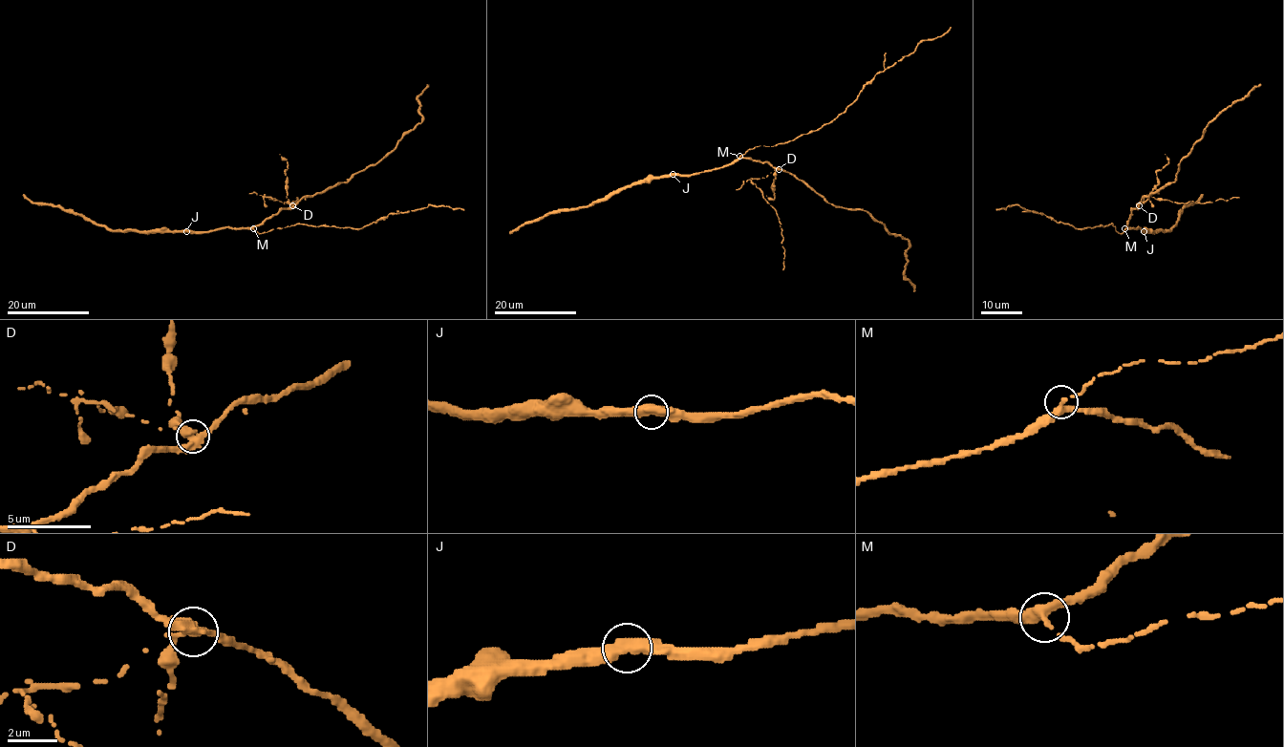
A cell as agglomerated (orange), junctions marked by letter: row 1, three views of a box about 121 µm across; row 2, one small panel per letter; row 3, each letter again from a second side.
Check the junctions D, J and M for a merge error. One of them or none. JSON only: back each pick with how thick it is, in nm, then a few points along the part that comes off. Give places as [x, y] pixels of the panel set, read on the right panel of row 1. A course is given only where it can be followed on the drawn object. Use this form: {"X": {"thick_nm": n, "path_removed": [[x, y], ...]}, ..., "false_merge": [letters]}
{"D": {"thick_nm": 400, "path_removed": [[1139, 205], [1150, 196], [1179, 203], [1204, 203], [1238, 197]]}, "false_merge": ["D"]}

